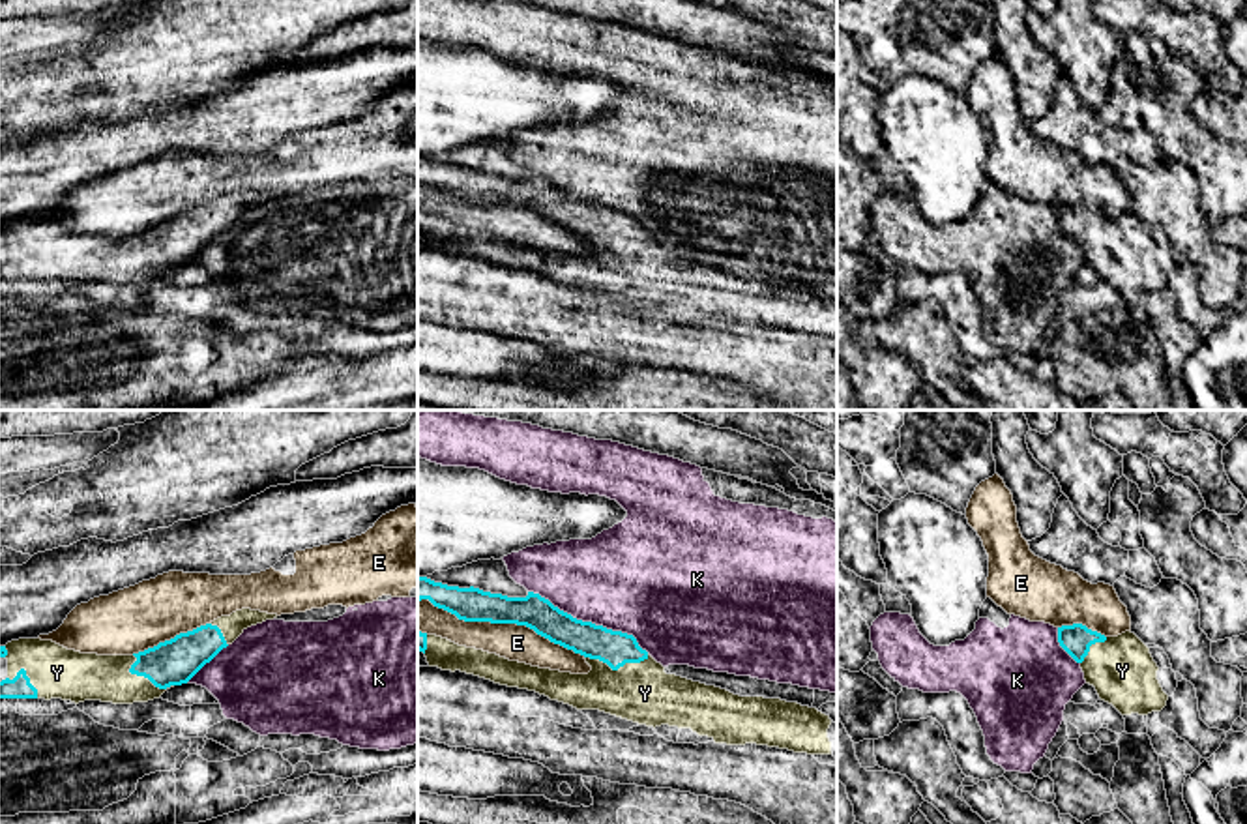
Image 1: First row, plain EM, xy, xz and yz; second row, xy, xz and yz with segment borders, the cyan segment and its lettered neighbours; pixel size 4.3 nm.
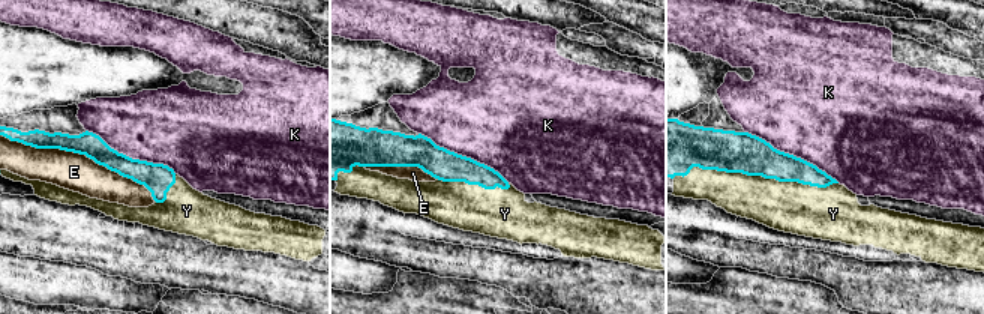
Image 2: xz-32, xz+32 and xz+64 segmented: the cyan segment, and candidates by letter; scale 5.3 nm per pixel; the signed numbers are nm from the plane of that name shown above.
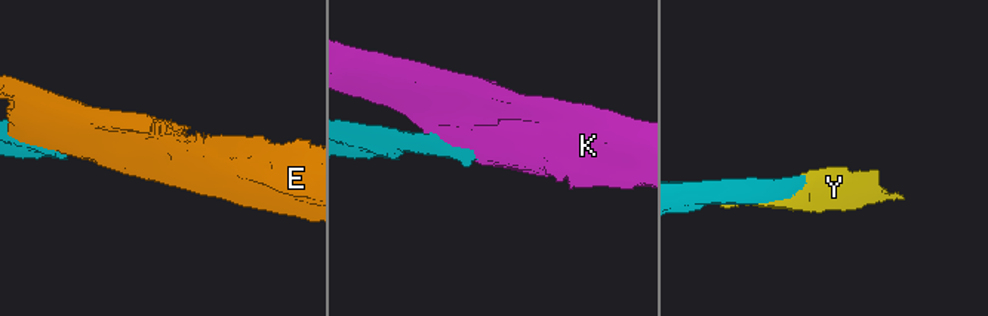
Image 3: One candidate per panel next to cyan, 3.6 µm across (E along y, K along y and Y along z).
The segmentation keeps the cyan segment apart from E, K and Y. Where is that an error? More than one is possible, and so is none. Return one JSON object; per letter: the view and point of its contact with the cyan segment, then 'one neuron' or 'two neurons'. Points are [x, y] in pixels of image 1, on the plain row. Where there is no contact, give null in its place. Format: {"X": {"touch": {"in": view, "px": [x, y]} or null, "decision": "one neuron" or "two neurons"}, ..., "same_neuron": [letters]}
{"E": {"touch": {"in": "xz", "px": [502, 203]}, "decision": "two neurons"}, "K": {"touch": {"in": "xz", "px": [590, 203]}, "decision": "two neurons"}, "Y": {"touch": {"in": "xz", "px": [616, 250]}, "decision": "one neuron"}, "same_neuron": ["Y"]}

